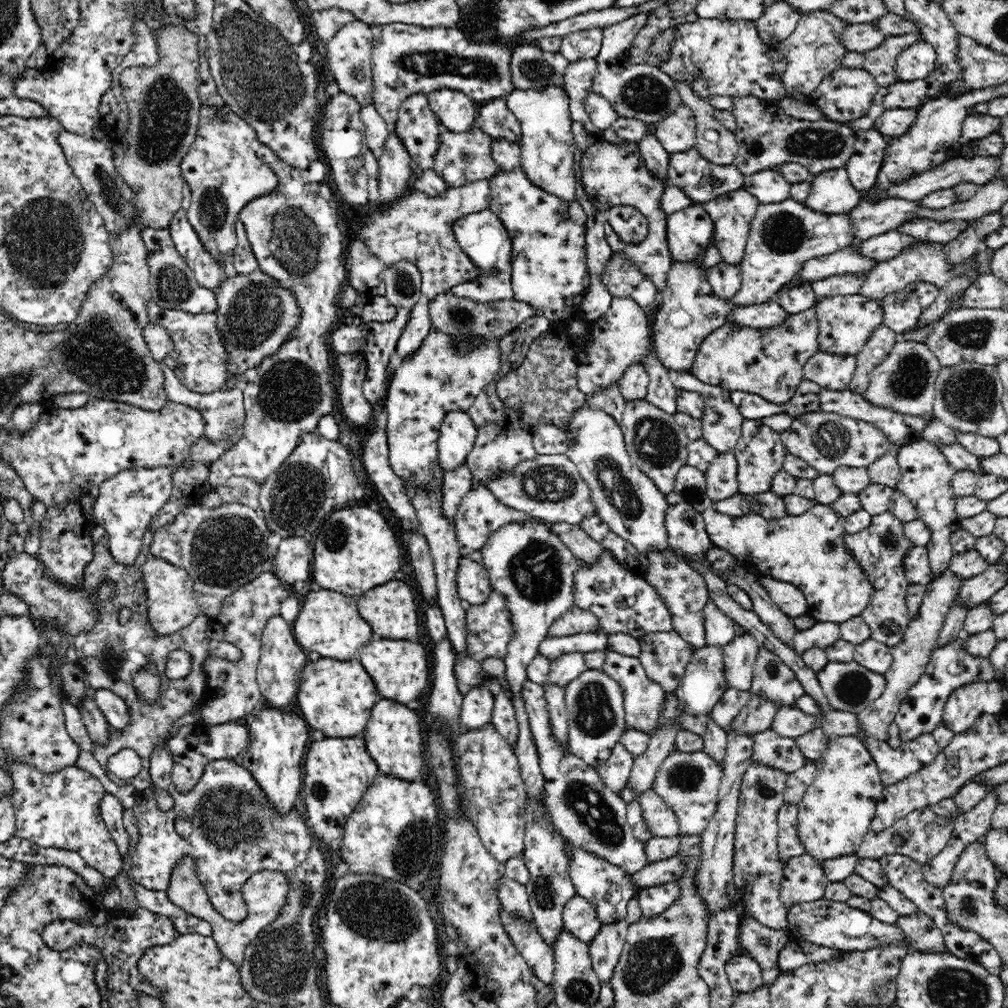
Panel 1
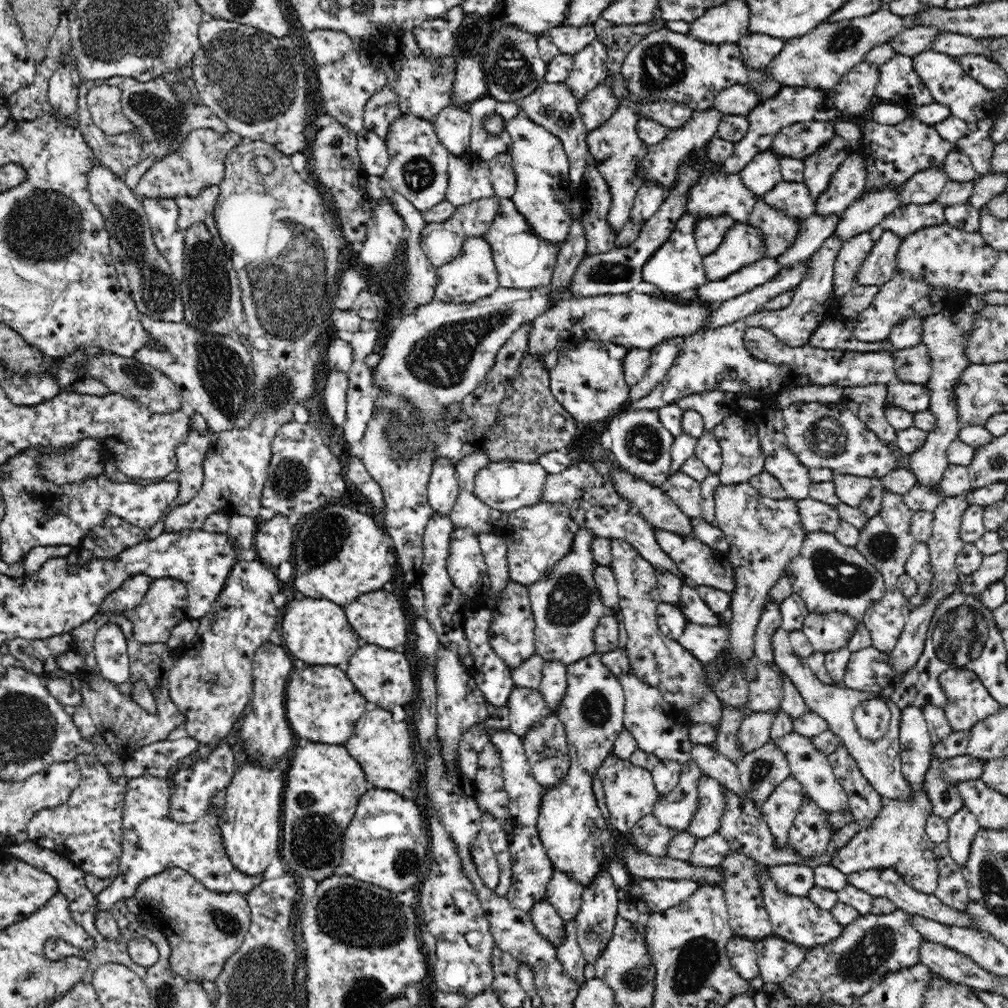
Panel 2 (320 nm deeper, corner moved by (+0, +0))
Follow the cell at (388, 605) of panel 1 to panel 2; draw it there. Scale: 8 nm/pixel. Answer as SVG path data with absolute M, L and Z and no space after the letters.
M383 589L360 595L351 603L341 606L345 610L348 622L359 634L364 644L374 644L386 649L401 649L408 638L408 620L398 598Z

